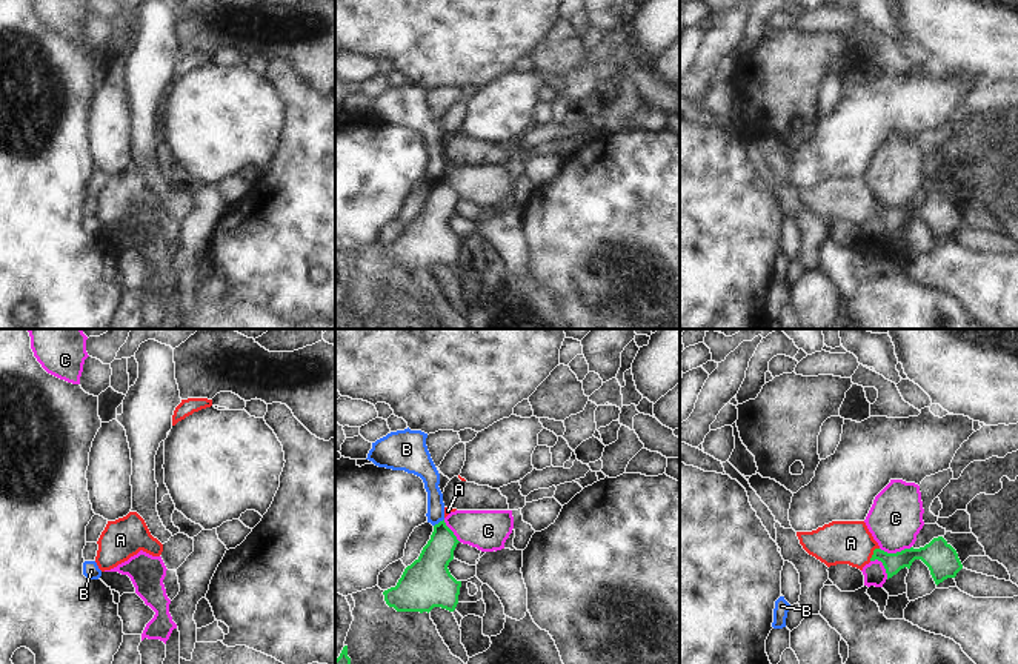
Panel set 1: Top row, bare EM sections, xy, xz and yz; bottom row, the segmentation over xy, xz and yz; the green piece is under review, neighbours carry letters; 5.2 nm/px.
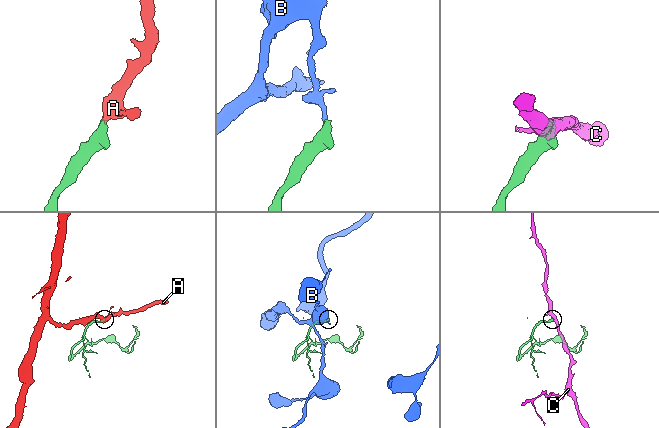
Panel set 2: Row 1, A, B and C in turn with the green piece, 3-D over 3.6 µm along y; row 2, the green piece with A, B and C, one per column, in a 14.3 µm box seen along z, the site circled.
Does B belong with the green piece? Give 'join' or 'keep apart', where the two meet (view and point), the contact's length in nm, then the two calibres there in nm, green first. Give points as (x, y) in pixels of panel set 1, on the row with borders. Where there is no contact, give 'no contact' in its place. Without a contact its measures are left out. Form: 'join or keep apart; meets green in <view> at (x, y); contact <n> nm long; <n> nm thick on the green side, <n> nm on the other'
keep apart; meets green in xz at (440, 521); contact 70 nm long; 170 nm thick on the green side, 100 nm on the other

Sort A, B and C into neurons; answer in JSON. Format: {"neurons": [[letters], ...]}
{"neurons": [["A"], ["B"], ["C"]]}

